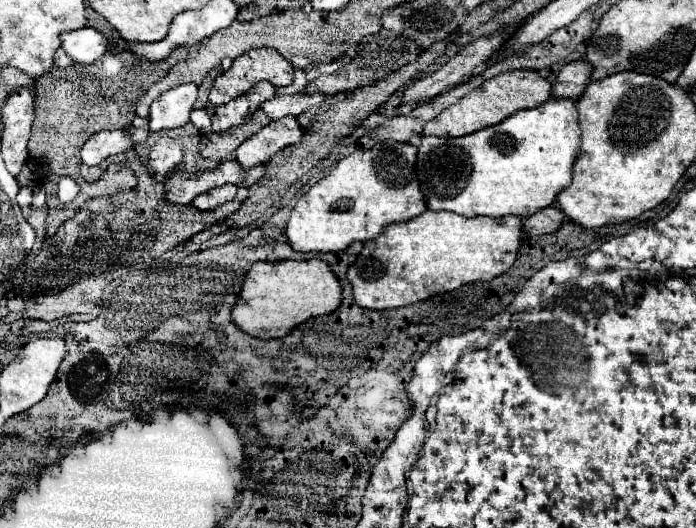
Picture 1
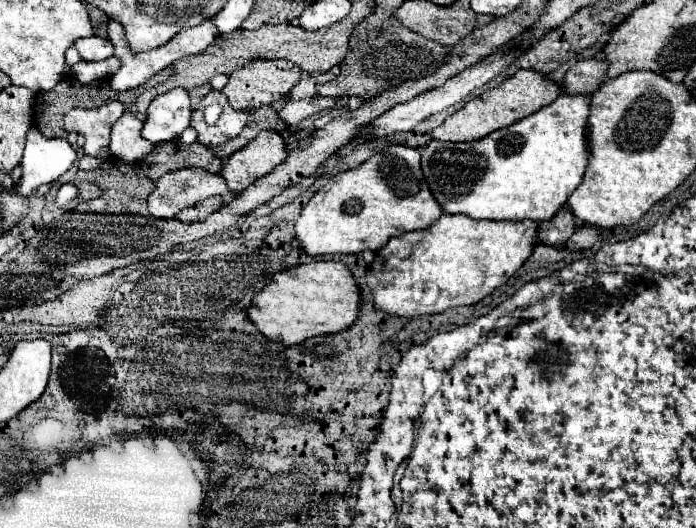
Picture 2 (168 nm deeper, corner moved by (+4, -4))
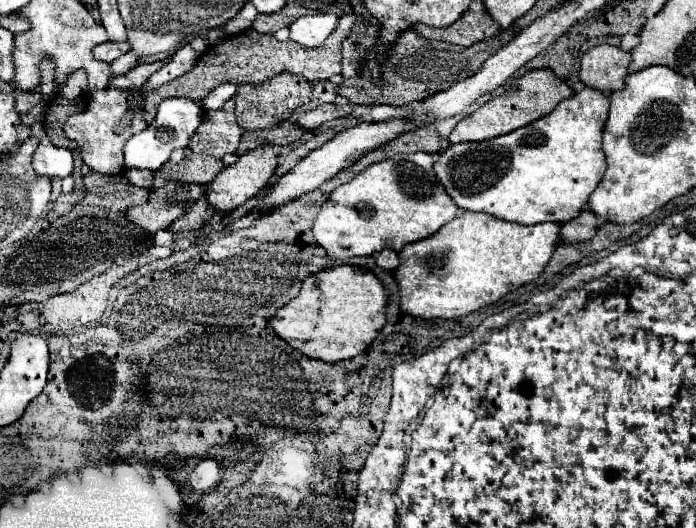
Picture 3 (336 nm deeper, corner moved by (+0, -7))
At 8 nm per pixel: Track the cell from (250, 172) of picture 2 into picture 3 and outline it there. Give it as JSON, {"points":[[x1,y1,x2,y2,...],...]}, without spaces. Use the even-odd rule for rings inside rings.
{"points":[[261,144,255,150,247,150,243,156,239,156,239,160,235,164,227,166,221,174,217,174,207,184,205,198,211,206,215,206,217,212,231,212,237,206,245,204,255,194,259,194,269,184,275,170,277,170,277,152,275,152,275,148,271,144]]}

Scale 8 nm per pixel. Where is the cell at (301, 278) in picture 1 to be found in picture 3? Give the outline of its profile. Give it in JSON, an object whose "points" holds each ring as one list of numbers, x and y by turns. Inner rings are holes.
{"points":[[343,264,325,268,319,274,311,274,303,282,299,294,287,306,277,310,277,314,271,318,271,326,281,340,285,340,289,346,297,348,305,356,325,362,339,362,361,354,375,340,377,332,385,324,385,304,387,304,387,292,373,272,363,272,357,266]]}

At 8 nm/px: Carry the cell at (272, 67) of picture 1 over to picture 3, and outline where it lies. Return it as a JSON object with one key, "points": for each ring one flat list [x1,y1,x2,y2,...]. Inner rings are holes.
{"points":[[281,72,275,80,265,80,263,84,239,84,235,94,235,114,237,122,245,130,269,128,281,120,287,120,299,106,311,100,311,84,303,80,303,76,295,76,291,72]]}

